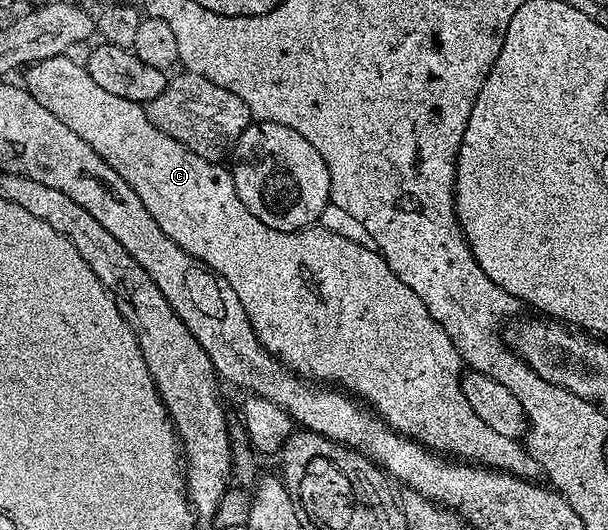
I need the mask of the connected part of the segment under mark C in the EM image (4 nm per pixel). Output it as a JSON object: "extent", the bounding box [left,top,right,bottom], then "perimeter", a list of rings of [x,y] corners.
{"extent":[23,54,530,466],"perimeter":[[[66,54],[28,65],[23,72],[25,75],[23,87],[35,98],[35,102],[39,102],[39,106],[47,106],[47,110],[51,110],[51,114],[55,114],[55,118],[59,118],[63,126],[68,126],[74,134],[79,134],[79,138],[83,138],[83,142],[87,142],[87,146],[91,146],[91,150],[95,150],[95,154],[99,154],[99,158],[103,158],[103,162],[107,162],[107,166],[111,166],[111,170],[115,170],[115,174],[119,174],[119,178],[123,178],[123,182],[127,182],[127,186],[131,186],[135,194],[139,194],[139,202],[147,206],[147,214],[151,214],[151,218],[159,222],[159,230],[163,230],[163,234],[167,234],[171,242],[187,250],[187,254],[206,264],[211,271],[229,283],[231,290],[239,294],[239,302],[243,302],[243,310],[247,310],[247,318],[255,330],[258,342],[273,355],[274,360],[280,360],[290,372],[296,372],[298,376],[310,382],[336,386],[352,394],[358,401],[368,405],[390,428],[417,441],[418,444],[424,444],[426,448],[438,454],[444,454],[446,457],[456,458],[458,461],[468,462],[474,466],[513,466],[509,464],[528,465],[530,463],[528,451],[517,440],[495,434],[495,430],[491,430],[491,426],[487,426],[487,422],[481,421],[479,414],[475,414],[475,410],[467,406],[467,400],[463,398],[461,390],[463,375],[461,355],[455,350],[451,338],[447,338],[443,326],[439,326],[439,322],[435,322],[435,318],[427,314],[427,306],[423,306],[423,302],[419,302],[419,297],[408,286],[403,286],[399,278],[395,278],[391,266],[387,266],[380,252],[373,248],[359,246],[359,242],[351,242],[348,238],[339,238],[339,234],[331,234],[331,230],[320,226],[303,228],[299,232],[280,232],[271,230],[271,226],[263,226],[263,222],[259,222],[259,218],[255,218],[255,214],[251,214],[251,210],[247,210],[247,206],[239,202],[233,173],[224,163],[199,158],[199,154],[189,152],[182,144],[175,142],[175,138],[163,134],[163,130],[156,128],[147,118],[142,105],[131,102],[127,98],[118,98],[116,94],[107,94],[107,90],[102,90],[92,80],[84,63],[77,61],[76,64],[71,57],[72,55]]]}

